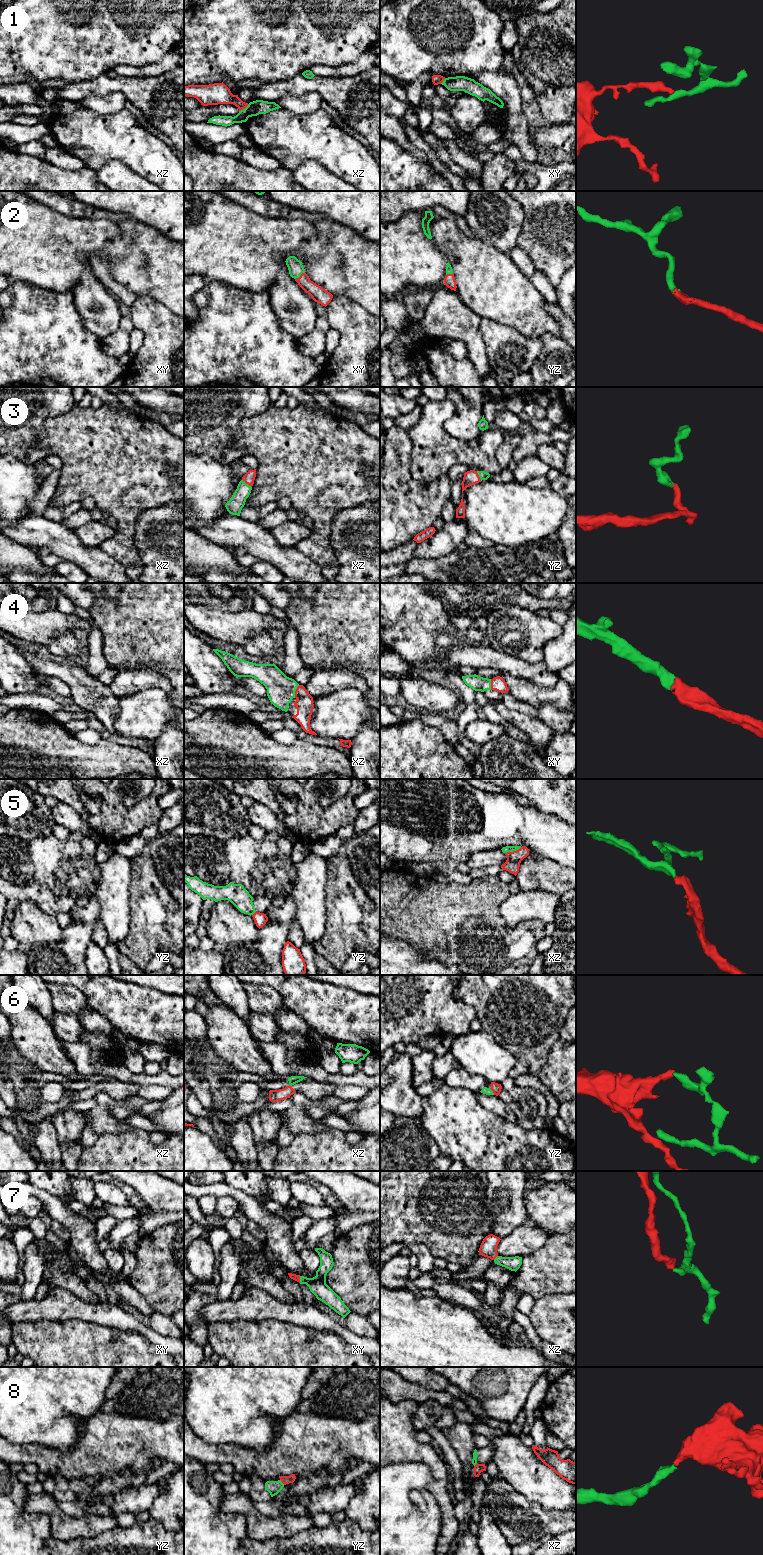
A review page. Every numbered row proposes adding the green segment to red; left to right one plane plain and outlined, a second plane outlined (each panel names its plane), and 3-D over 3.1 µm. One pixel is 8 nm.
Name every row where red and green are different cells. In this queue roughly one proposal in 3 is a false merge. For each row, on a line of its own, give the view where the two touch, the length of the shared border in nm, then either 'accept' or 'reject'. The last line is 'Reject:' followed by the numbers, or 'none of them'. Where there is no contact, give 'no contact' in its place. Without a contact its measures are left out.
1: meets red in xz; contact 100 nm long; reject
2: meets red in xy; contact 100 nm long; accept
3: meets red in xz; contact 100 nm long; accept
4: meets red in xz; contact 110 nm long; accept
5: meets red in xz; contact 140 nm long; accept
6: meets red in yz; contact 70 nm long; accept
7: meets red in xy; contact 60 nm long; accept
8: meets red in yz; contact 60 nm long; accept
Reject: 1

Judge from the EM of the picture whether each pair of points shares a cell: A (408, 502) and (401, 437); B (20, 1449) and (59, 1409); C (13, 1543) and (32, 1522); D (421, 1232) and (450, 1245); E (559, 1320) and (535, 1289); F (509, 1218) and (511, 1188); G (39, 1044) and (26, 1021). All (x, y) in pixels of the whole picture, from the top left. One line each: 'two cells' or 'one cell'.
A: one cell
B: two cells
C: one cell
D: one cell
E: two cells
F: one cell
G: one cell

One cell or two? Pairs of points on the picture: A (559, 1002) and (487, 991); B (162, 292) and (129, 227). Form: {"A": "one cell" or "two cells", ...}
{"A": "one cell", "B": "one cell"}

